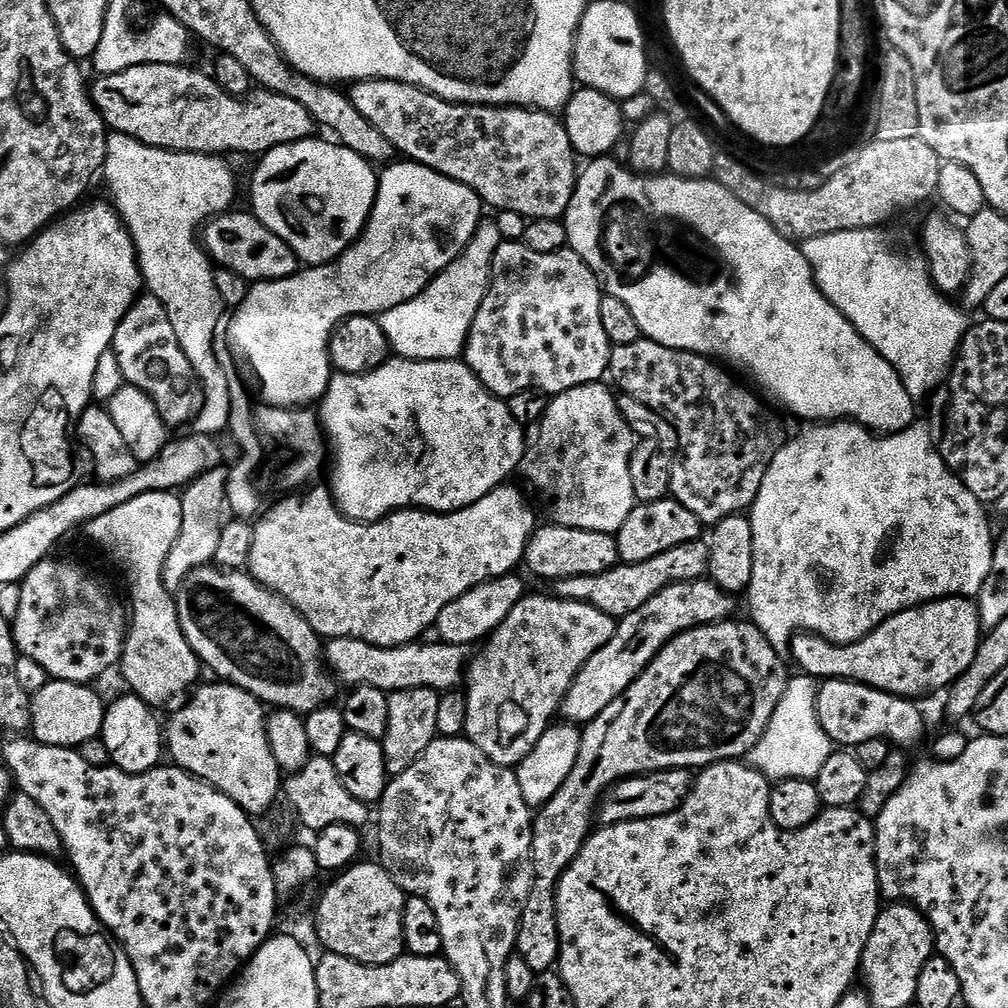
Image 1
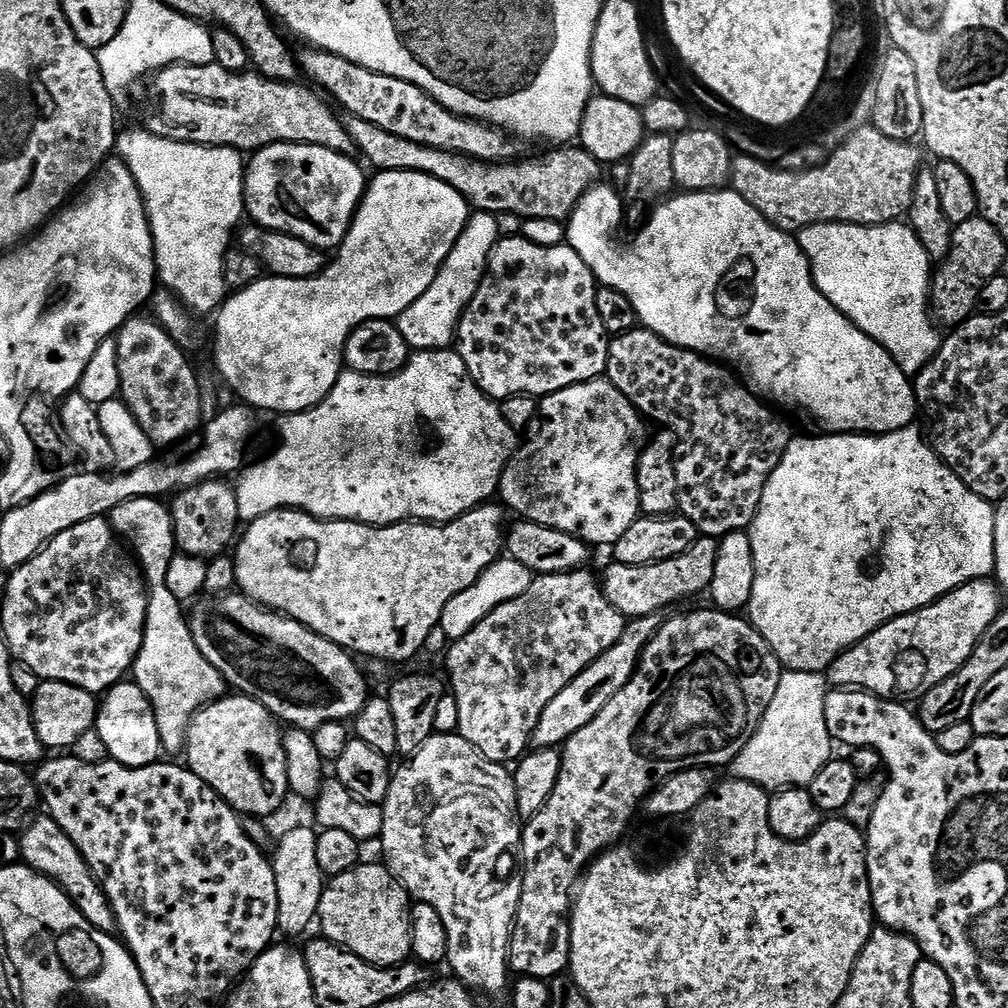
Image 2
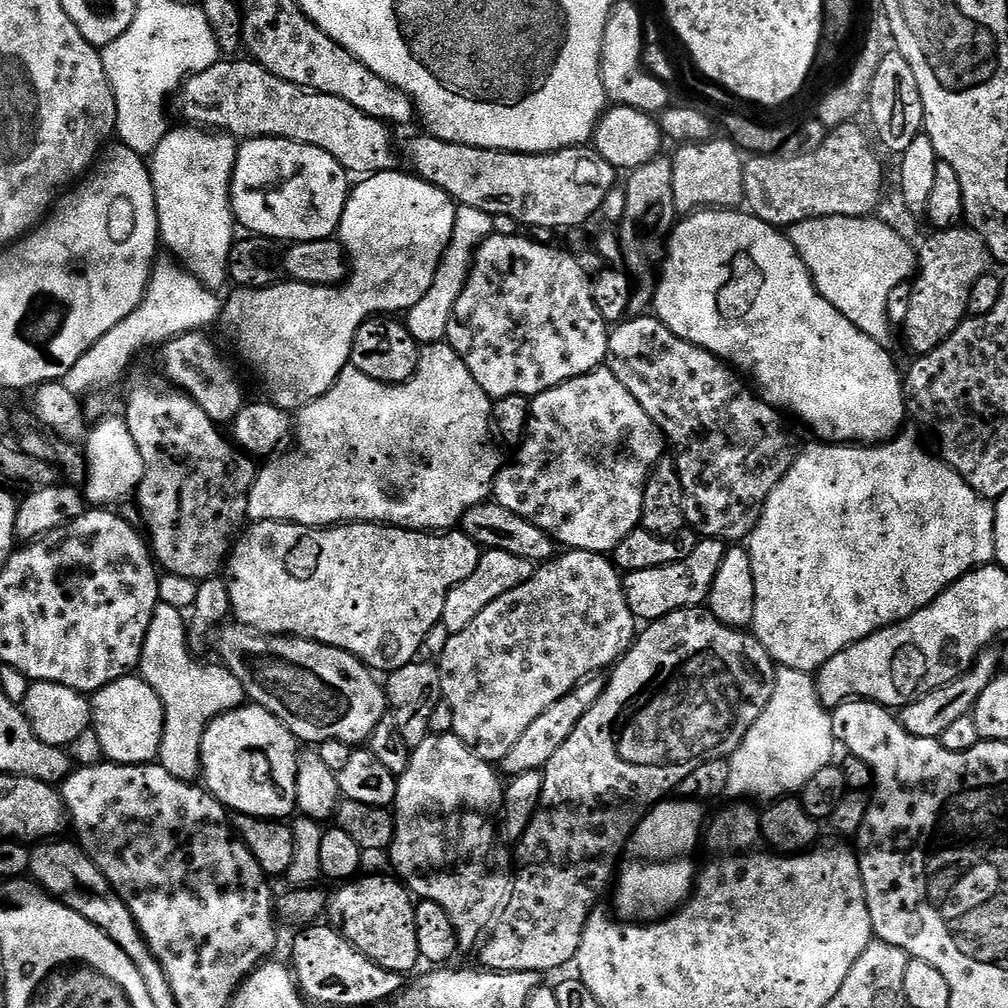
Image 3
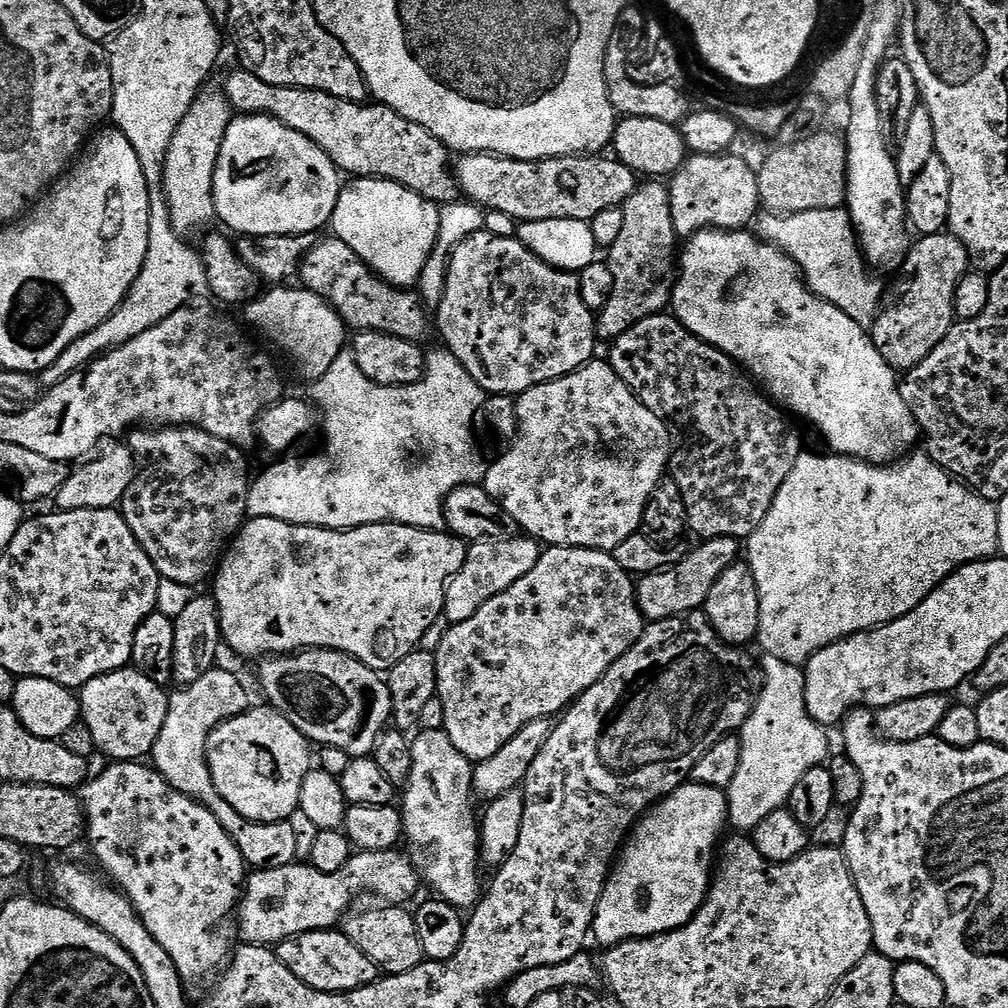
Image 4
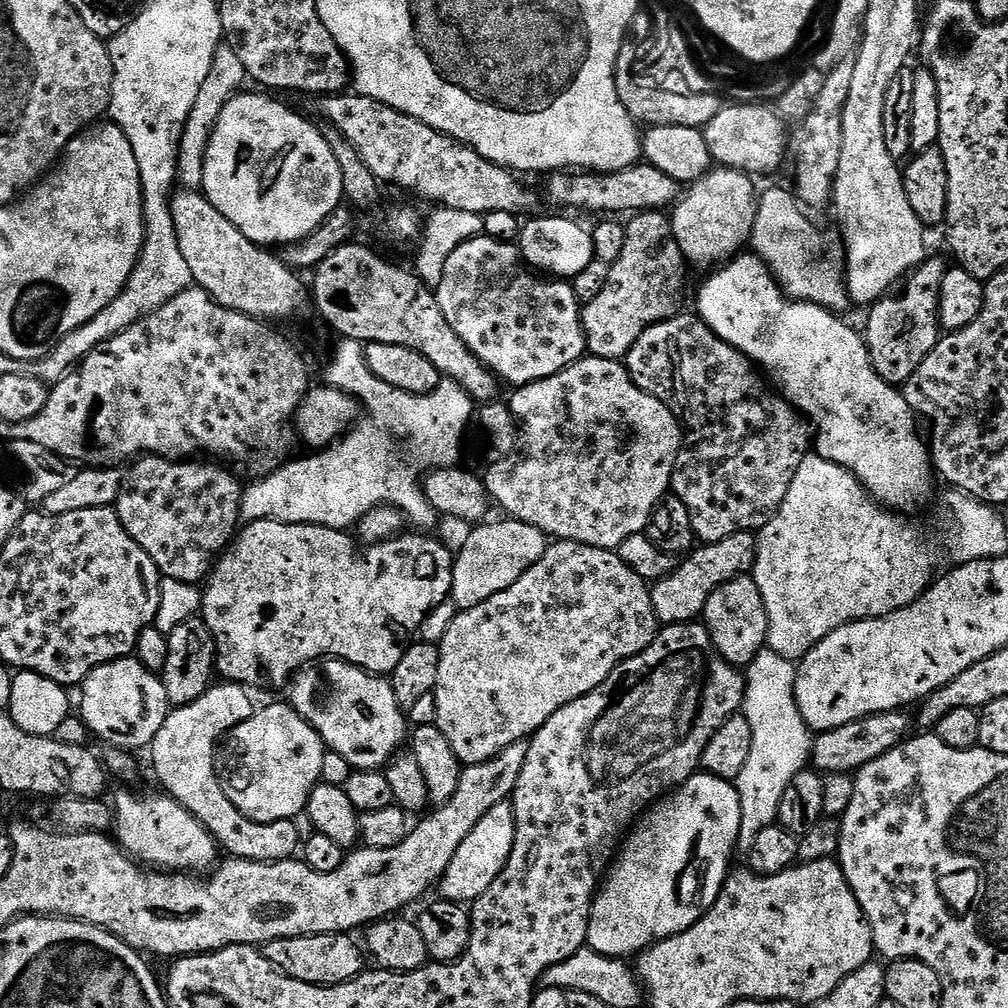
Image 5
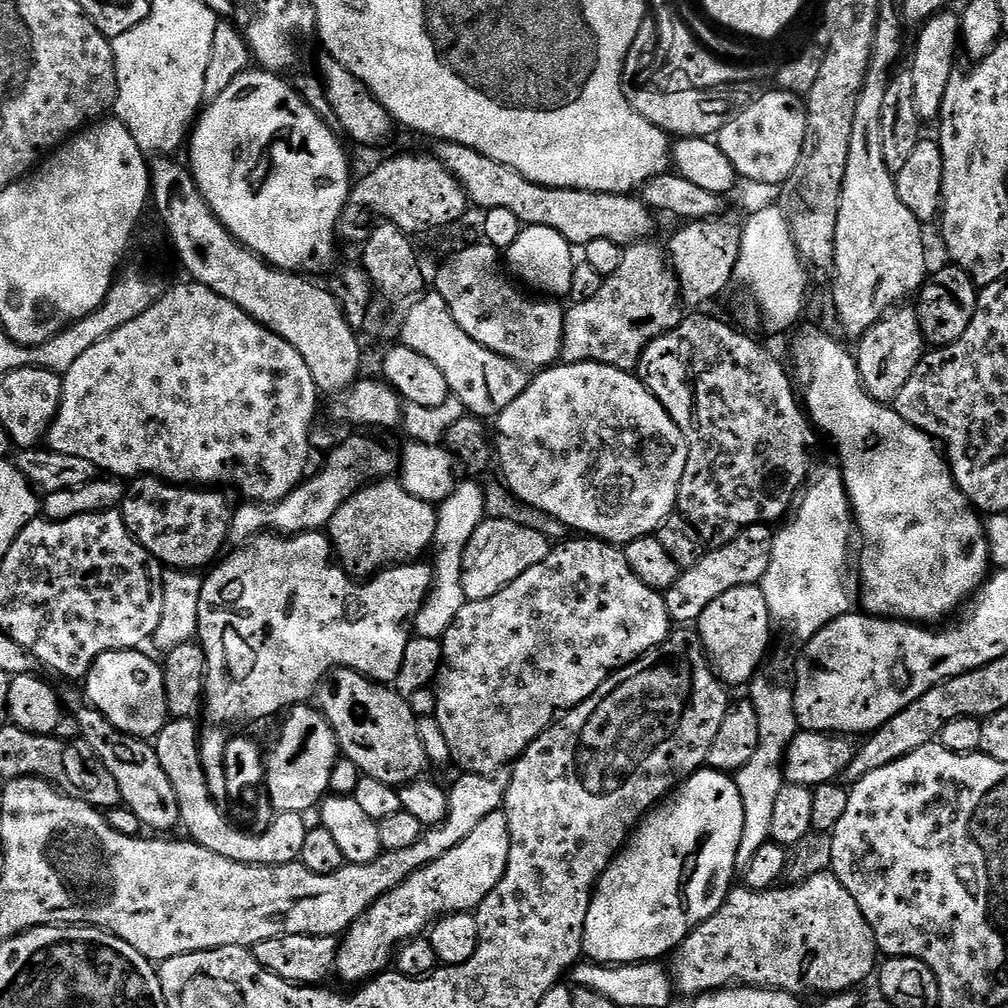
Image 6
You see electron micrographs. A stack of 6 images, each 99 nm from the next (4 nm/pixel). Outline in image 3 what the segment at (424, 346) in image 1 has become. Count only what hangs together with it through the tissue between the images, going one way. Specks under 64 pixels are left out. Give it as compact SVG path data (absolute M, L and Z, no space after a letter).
M458 222L454 226L454 232L450 242L446 246L444 256L436 271L434 282L430 290L426 290L426 298L418 302L406 313L406 323L410 334L421 344L439 344L447 337L448 322L454 308L454 302L458 300L458 294L464 289L464 283L468 280L468 269L472 266L472 257L478 245L488 236L493 235L491 223L464 224Z

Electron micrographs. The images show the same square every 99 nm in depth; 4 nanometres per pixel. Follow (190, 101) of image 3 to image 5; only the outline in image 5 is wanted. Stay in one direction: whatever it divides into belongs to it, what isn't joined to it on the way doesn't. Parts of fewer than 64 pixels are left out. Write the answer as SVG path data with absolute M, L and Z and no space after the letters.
M333 94L331 96L323 97L323 99L319 101L320 112L325 116L323 119L327 121L327 123L332 124L341 131L341 134L345 136L346 141L350 142L354 150L356 150L361 156L361 160L369 168L370 174L372 174L379 182L383 182L385 185L386 183L397 184L398 187L405 188L406 191L413 192L414 195L421 196L424 200L433 200L436 204L445 204L446 207L453 208L456 212L465 212L466 215L476 216L476 218L483 218L483 216L490 214L494 210L506 210L506 214L514 214L515 216L524 218L529 214L532 214L527 214L527 212L532 212L535 210L535 194L532 193L522 181L520 181L523 179L521 179L519 175L513 174L507 167L505 167L505 165L495 164L486 158L482 158L482 154L475 152L475 150L468 144L458 142L454 138L450 138L446 134L442 134L438 130L434 130L430 126L426 126L426 122L418 122L418 118L410 118L410 114L402 114L398 110L394 110L390 106L386 106L382 102L378 102L369 96L362 96L359 94L351 94L352 96L348 95L349 94Z

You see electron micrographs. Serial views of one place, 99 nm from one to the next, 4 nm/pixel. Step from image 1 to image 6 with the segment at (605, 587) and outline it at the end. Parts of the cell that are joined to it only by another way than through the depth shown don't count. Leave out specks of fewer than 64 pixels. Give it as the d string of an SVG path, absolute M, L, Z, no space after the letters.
M755 524L743 528L730 542L705 551L700 561L694 566L683 569L680 577L663 593L668 616L673 625L688 626L691 622L699 621L702 610L714 602L726 590L734 590L734 586L750 586L759 584L764 579L772 557L772 538L774 532L769 525Z

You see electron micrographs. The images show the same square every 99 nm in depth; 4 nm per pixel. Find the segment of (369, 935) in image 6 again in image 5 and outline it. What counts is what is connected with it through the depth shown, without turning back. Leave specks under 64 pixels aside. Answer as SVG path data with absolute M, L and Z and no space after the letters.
M505 802L494 806L470 834L458 846L450 866L444 871L438 883L439 895L445 900L453 902L475 902L490 886L499 878L500 872L506 866L510 854L514 850L514 838L516 837L516 819L512 813L511 803Z

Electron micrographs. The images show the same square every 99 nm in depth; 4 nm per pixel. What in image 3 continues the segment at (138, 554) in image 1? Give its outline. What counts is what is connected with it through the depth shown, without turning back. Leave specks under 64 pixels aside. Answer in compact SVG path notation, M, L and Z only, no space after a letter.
M157 604L142 646L139 675L158 694L164 707L164 733L158 763L180 780L195 781L201 775L200 747L208 723L216 716L239 708L246 697L242 682L219 662L199 664L188 649L186 616L169 604Z

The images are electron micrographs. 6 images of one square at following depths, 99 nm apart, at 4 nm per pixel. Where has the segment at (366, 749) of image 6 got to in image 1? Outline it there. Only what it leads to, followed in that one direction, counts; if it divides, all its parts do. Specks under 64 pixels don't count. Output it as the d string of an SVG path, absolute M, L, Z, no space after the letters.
M215 566L191 569L174 599L182 634L186 634L186 642L190 642L201 665L216 675L213 677L246 690L265 706L273 704L273 709L286 712L316 712L335 701L332 699L338 684L324 659L325 645L321 637L289 600L259 584L247 571Z

